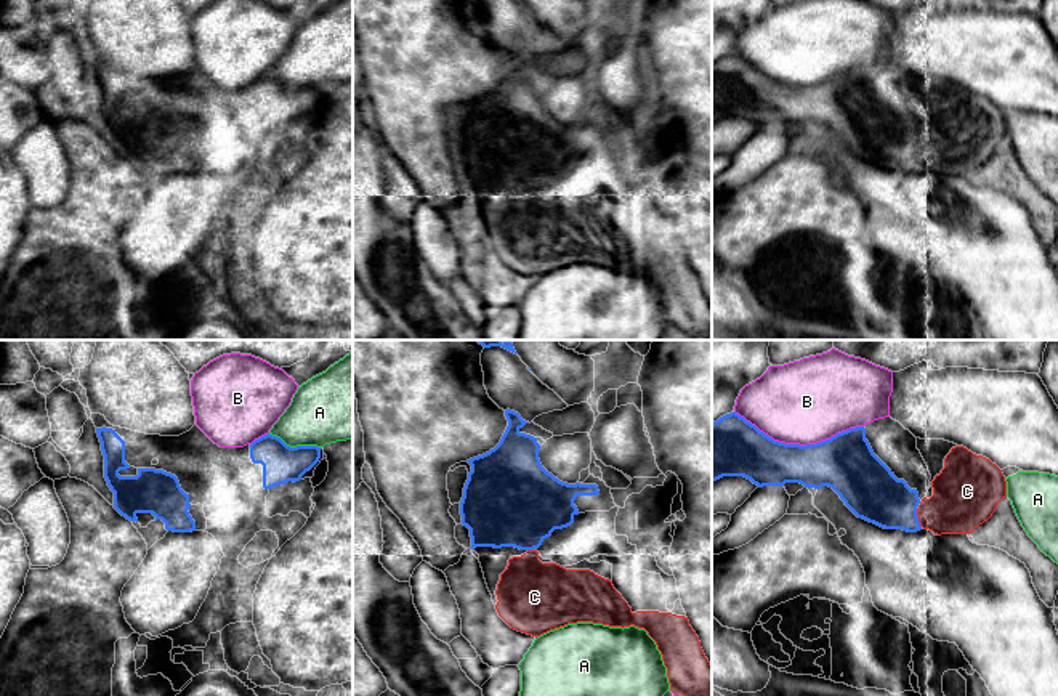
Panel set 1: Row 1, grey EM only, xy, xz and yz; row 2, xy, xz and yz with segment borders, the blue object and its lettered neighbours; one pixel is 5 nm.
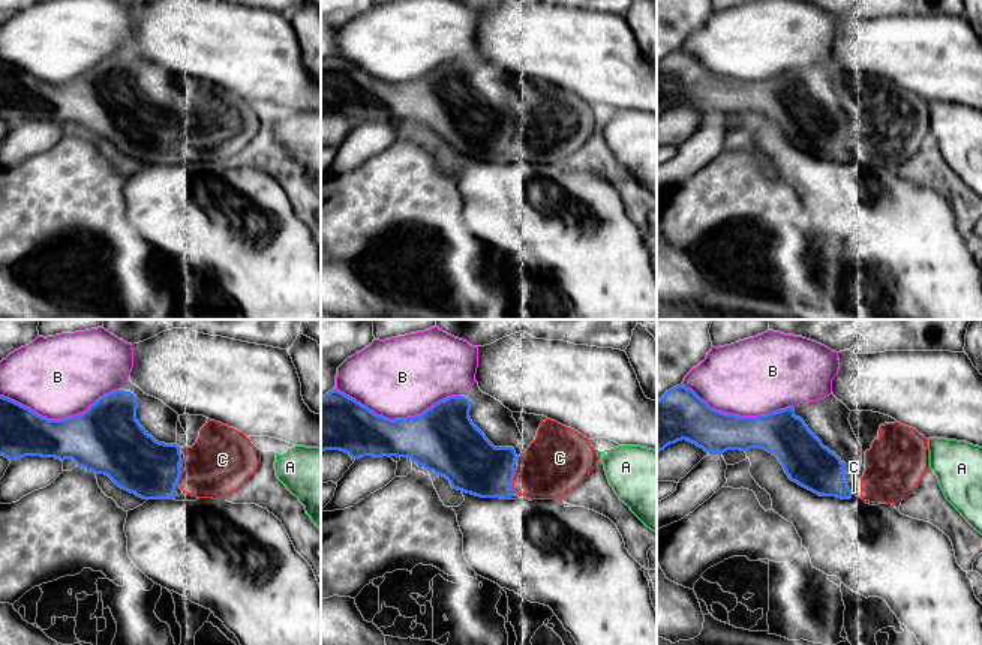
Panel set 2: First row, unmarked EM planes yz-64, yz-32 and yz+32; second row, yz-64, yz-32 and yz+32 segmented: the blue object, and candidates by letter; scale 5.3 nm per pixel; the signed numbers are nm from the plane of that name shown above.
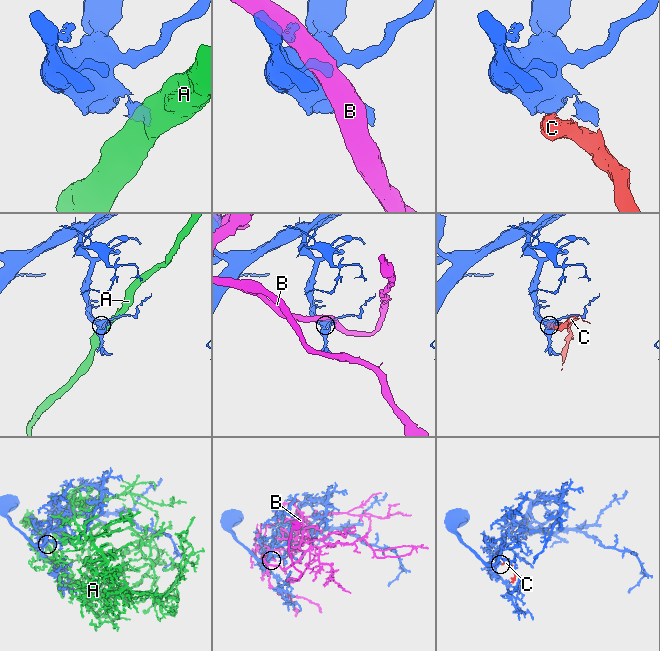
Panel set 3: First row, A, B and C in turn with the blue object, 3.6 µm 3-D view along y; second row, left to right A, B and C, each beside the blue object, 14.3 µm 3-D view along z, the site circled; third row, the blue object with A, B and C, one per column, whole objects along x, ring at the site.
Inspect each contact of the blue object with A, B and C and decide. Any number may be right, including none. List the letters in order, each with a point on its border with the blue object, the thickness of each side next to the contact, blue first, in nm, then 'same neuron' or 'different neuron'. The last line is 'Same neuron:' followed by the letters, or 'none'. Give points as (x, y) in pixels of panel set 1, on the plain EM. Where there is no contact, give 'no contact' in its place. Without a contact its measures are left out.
A: contact xy (294, 89); calibres 190 and 340 nm; different neuron
B: contact yz (799, 85); calibres 280 and 420 nm; different neuron
C: contact yz (917, 159); calibres 280 and 300 nm; same neuron
Same neuron: C

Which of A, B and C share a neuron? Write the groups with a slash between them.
A / B / C

